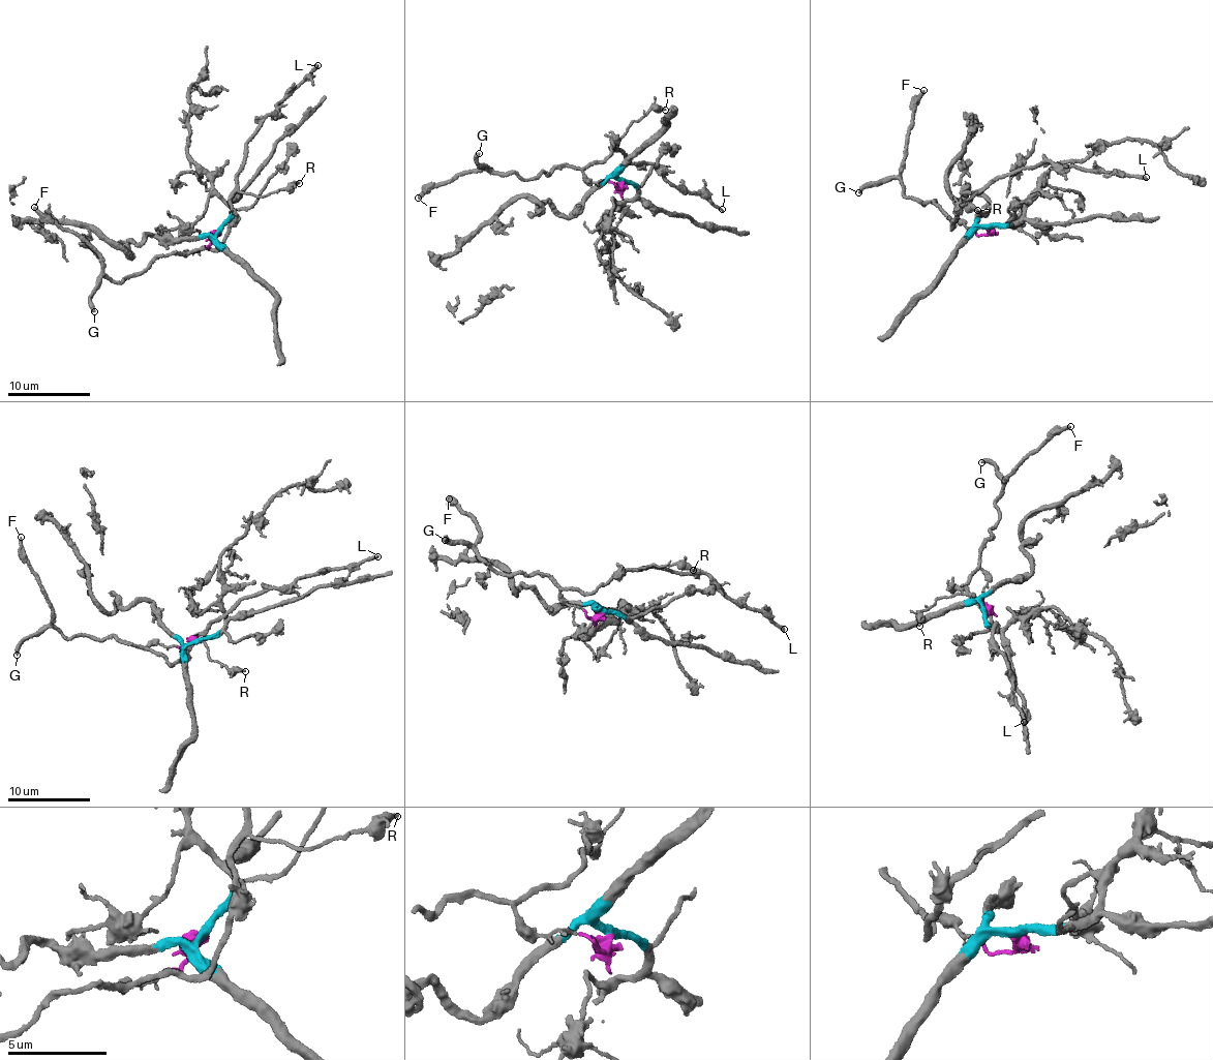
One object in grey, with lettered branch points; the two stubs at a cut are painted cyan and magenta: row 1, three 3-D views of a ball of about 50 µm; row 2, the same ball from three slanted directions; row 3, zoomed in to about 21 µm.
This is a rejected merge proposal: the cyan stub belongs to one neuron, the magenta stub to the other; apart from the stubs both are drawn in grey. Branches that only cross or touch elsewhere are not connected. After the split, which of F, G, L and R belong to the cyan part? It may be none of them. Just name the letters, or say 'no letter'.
no letter

